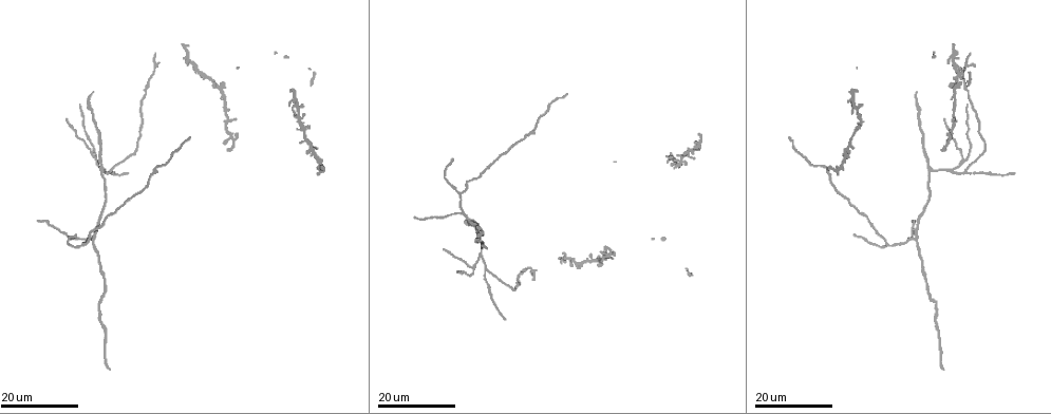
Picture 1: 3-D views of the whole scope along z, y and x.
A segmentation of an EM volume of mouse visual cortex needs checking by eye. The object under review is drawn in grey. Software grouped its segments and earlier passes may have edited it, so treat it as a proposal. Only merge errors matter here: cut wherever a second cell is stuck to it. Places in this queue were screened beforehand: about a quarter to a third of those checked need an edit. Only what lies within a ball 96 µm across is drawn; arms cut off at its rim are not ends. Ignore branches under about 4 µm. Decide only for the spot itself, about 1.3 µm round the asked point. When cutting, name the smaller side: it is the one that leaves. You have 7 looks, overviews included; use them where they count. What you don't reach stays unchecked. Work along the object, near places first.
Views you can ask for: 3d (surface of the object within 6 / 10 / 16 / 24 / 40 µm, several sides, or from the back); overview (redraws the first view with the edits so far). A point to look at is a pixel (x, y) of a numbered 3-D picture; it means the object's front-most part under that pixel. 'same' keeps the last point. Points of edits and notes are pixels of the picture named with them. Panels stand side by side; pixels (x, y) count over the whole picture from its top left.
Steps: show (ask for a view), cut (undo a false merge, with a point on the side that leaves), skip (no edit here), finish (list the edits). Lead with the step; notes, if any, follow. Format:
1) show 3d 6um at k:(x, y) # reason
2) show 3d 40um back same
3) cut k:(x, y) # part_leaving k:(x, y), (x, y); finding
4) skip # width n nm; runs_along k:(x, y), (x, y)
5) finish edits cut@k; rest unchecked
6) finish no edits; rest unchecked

show 3d 16um at 1:(222, 86) # four or more arms meet

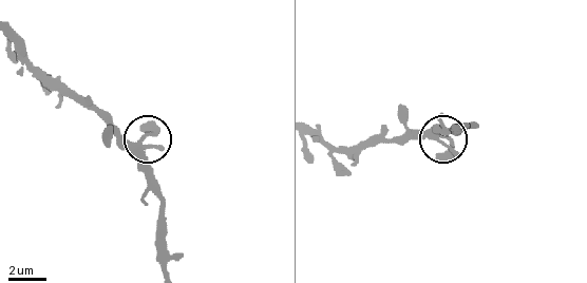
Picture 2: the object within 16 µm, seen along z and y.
show 3d 10um at 2:(142, 139)

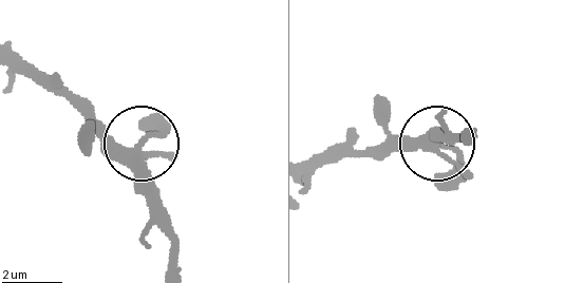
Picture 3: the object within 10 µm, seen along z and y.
skip # width 270 nm; one cell here

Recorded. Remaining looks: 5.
show 3d 24um at 1:(479, 254) # three-way junction

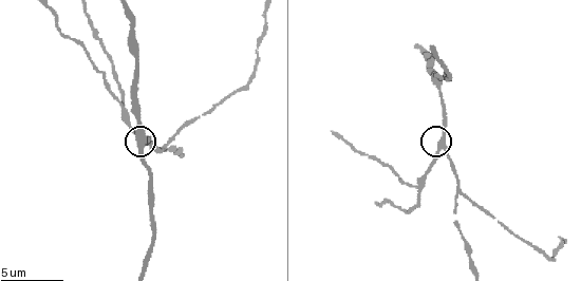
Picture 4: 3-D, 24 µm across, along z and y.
show 3d 10um at 4:(440, 144)

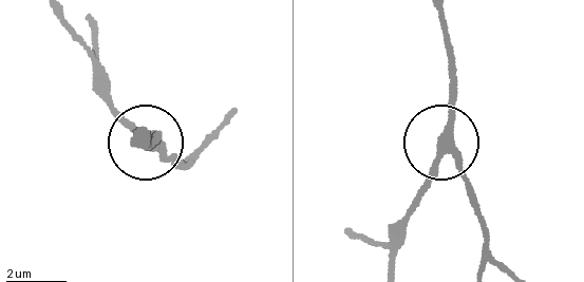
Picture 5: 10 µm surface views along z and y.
skip # arms 3; runs_along 5:(508, 269), (451, 151), (408, 209); one cell here

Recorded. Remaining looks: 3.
show 3d 10um at 4:(139, 139) # side arm on a straight run

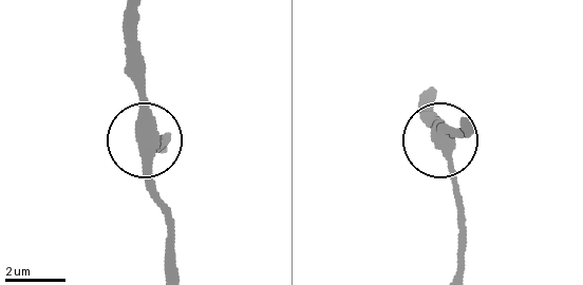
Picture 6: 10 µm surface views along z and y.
show 3d 10um back at 6:(146, 140) # other side

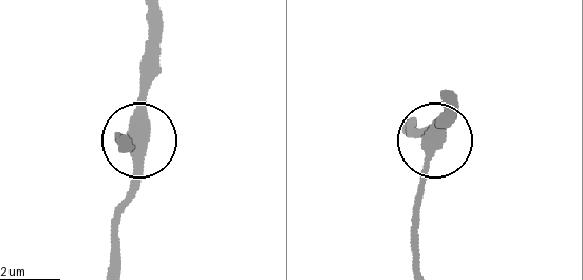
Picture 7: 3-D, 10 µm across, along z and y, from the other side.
skip # side_arm 23 um; arms 3; one cell here

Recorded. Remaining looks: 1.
show 3d 6um at 4:(124, 111) # side arm on a straight run

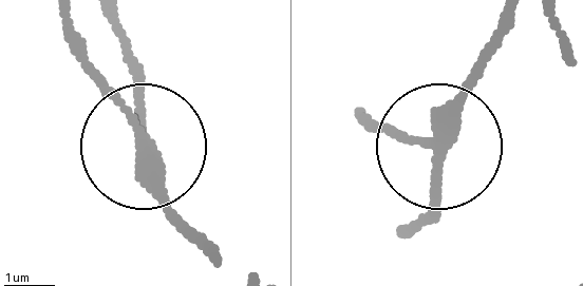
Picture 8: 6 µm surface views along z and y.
skip # runs_along 8:(214, 251), (168, 201), (113, 87), (67, 41); all the same cell

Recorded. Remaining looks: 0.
finish no edits; rest unchecked

